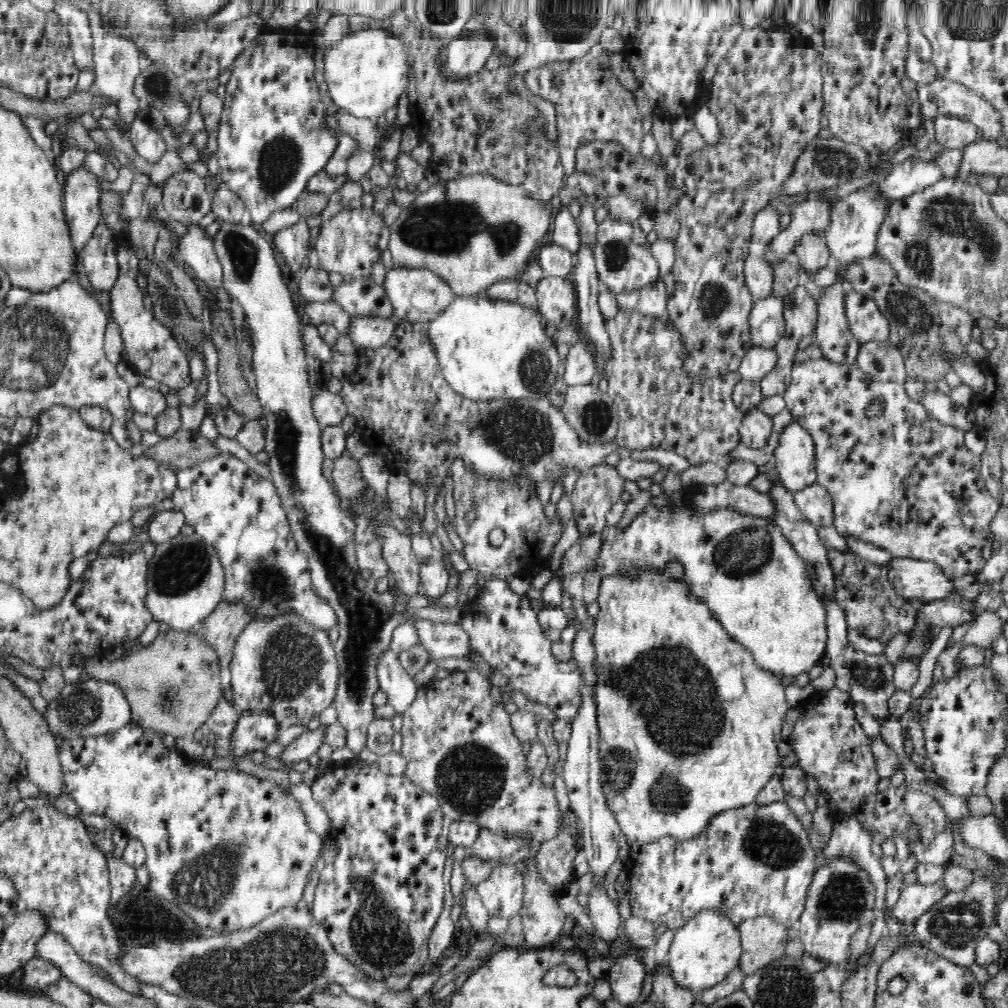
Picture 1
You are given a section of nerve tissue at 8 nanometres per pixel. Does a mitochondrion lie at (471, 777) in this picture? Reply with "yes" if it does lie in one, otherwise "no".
yes

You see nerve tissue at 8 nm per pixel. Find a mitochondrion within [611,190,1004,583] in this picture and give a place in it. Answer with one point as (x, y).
(949, 212)

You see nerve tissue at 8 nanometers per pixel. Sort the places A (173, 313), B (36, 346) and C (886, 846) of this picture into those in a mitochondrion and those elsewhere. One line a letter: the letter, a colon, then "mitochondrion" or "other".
A: mitochondrion
B: mitochondrion
C: other

